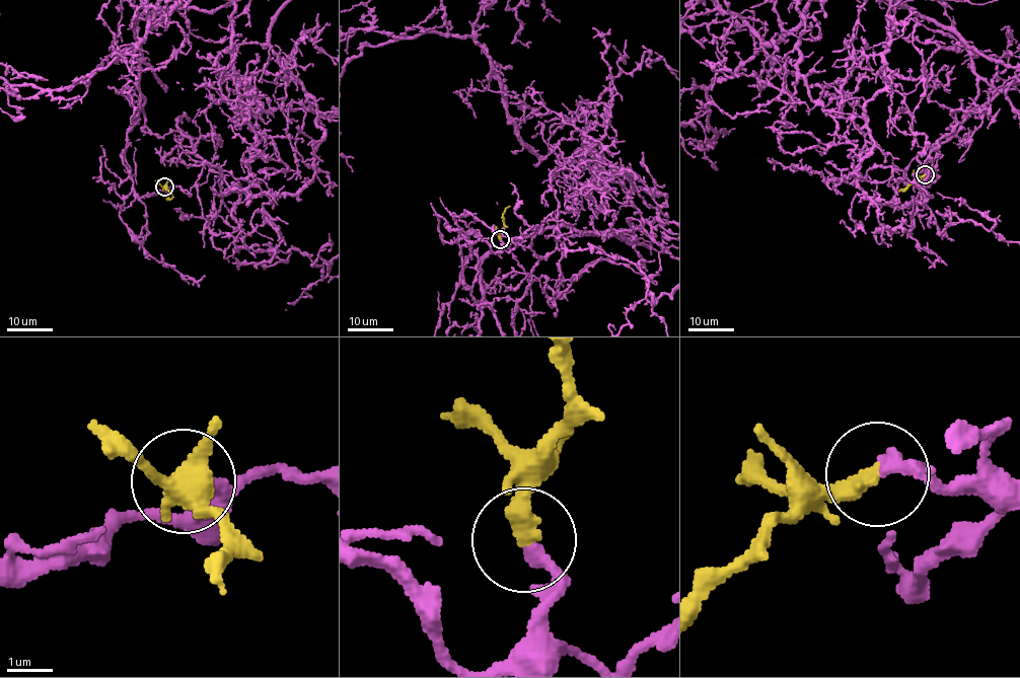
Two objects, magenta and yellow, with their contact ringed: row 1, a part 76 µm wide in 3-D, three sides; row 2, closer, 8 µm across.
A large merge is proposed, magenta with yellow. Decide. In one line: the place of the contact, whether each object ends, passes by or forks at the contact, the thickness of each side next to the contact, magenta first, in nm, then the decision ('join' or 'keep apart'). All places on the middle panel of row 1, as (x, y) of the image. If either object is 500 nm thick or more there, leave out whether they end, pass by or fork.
place (500, 239); magenta ends; yellow ends; calibres 320 and 440 nm; join

